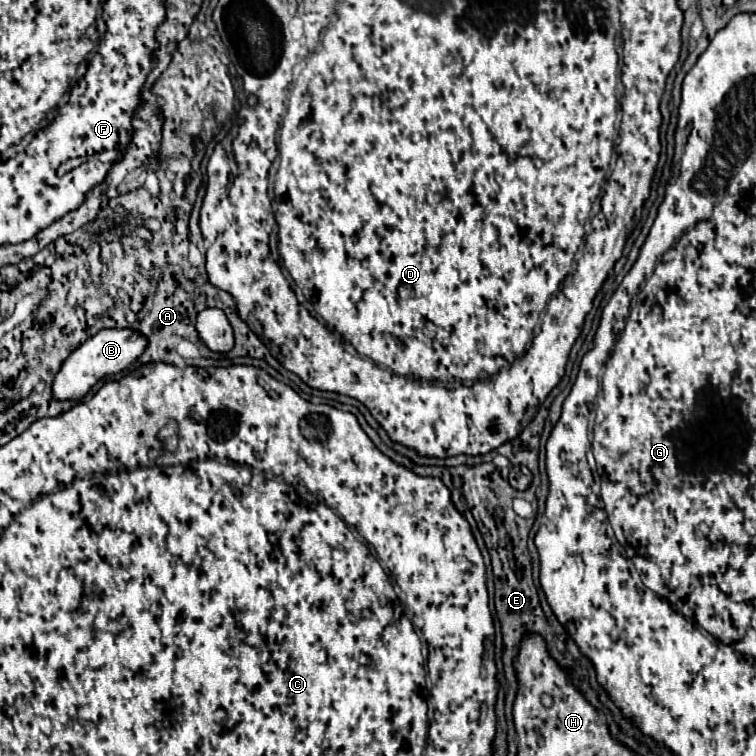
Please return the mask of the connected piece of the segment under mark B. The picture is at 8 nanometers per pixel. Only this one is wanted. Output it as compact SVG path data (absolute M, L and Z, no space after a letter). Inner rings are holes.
M101 329L97 335L89 337L79 349L75 349L67 361L63 363L61 371L53 381L53 397L55 399L81 399L97 381L107 375L119 373L127 369L137 357L143 355L147 347L147 337L133 329Z

